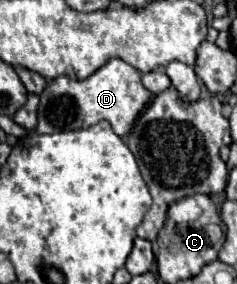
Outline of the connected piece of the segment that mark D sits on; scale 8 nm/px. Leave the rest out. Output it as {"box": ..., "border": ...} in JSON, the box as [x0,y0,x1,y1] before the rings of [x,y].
{"box":[36,58,152,136],"border":[[[114,58],[86,80],[70,80],[68,76],[52,80],[40,94],[36,132],[52,134],[64,130],[78,130],[78,128],[90,128],[100,120],[108,120],[112,124],[112,130],[118,136],[124,136],[130,132],[136,116],[142,112],[142,108],[148,104],[150,98],[152,94],[142,86],[140,72],[130,64],[126,64],[124,60]]]}

